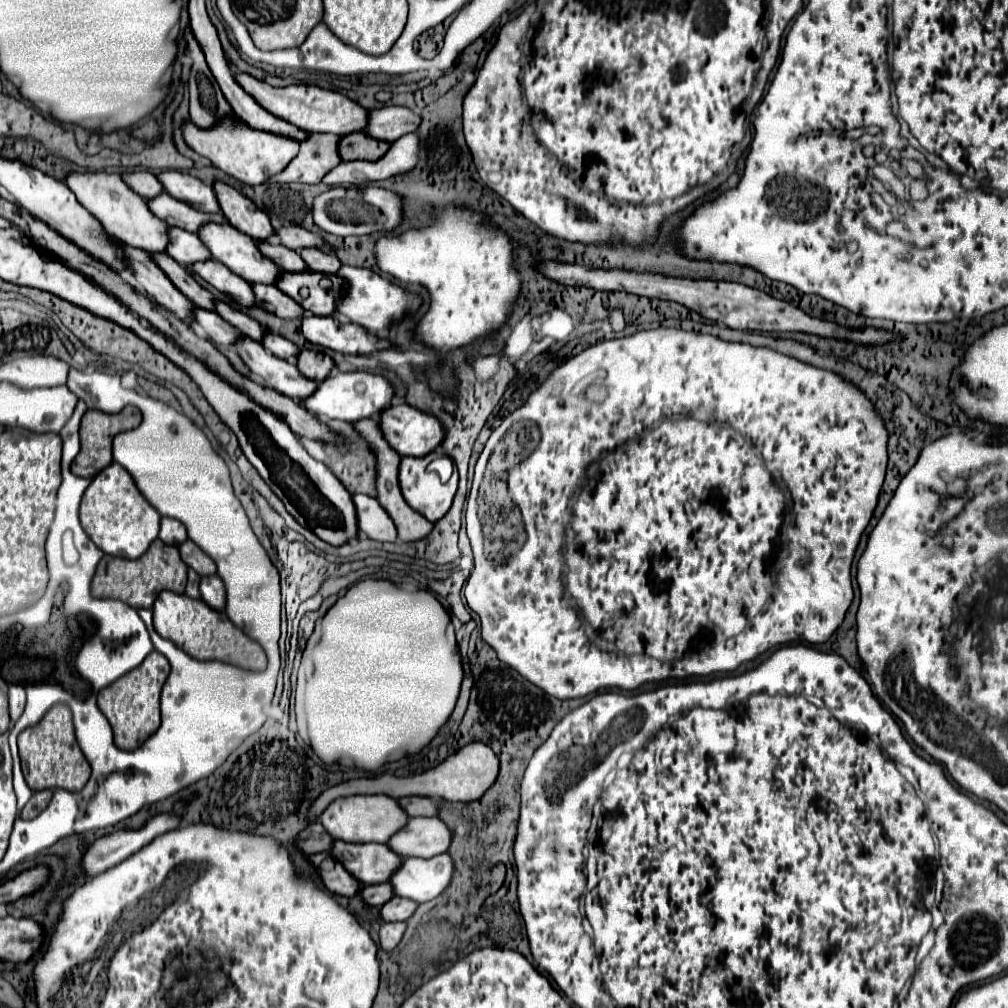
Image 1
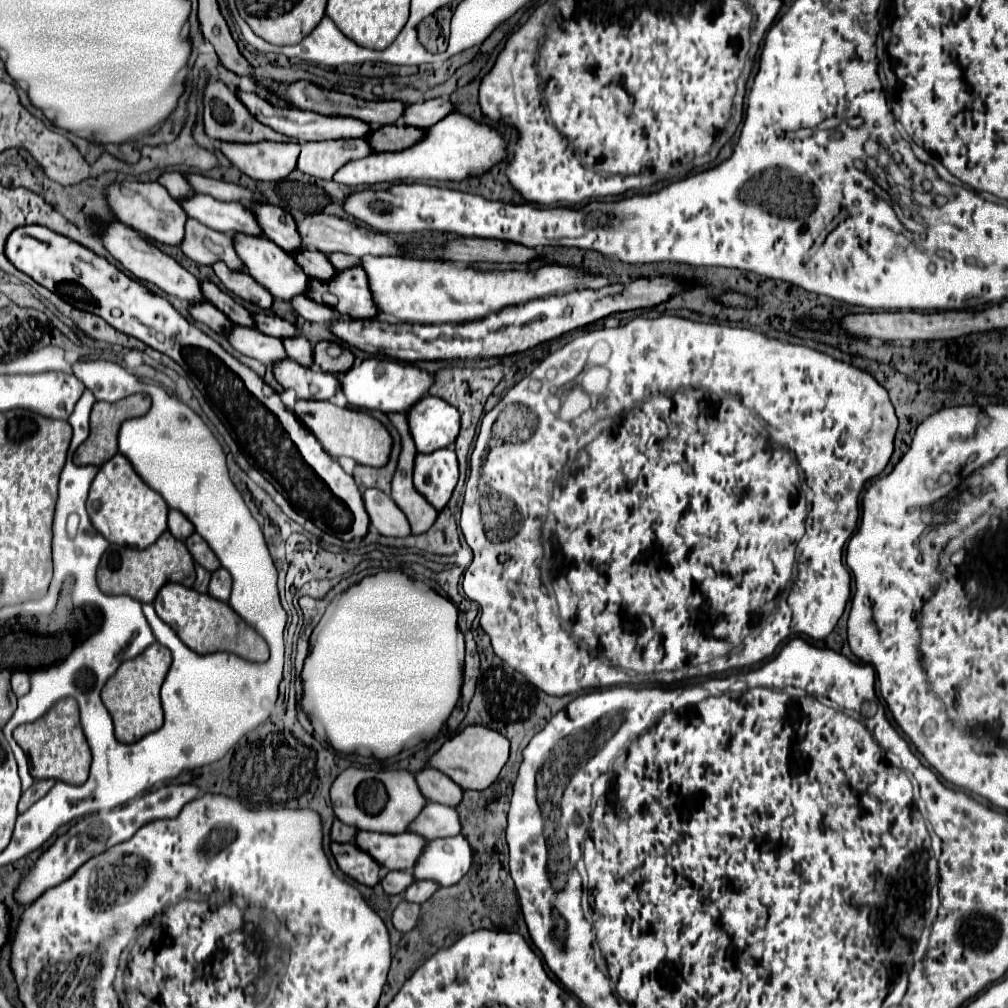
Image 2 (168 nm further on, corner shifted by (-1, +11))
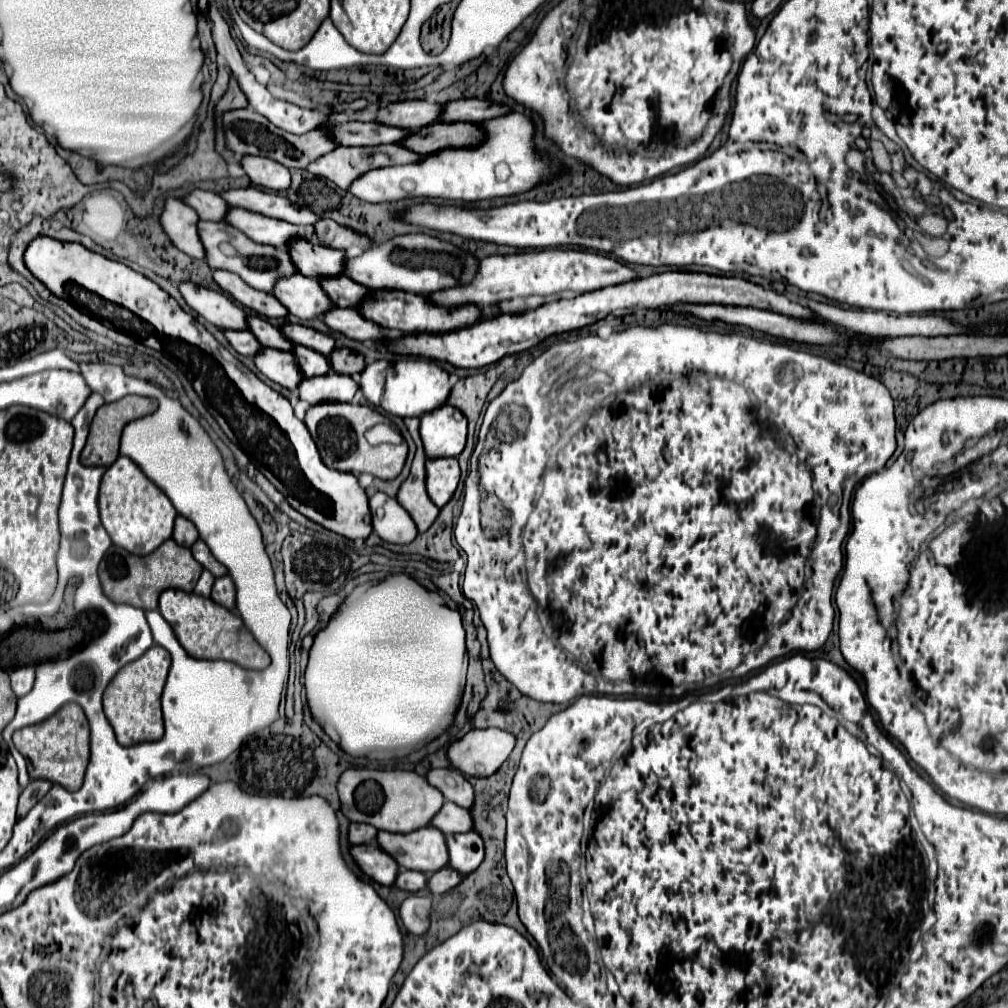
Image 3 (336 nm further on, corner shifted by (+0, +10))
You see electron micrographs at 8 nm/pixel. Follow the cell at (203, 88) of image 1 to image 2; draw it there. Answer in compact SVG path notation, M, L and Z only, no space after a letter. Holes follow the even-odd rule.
M222 81L208 83L204 91L204 127L210 139L224 141L224 143L260 143L260 141L274 141L274 143L300 143L294 137L286 137L282 133L276 133L268 125L256 121L250 111L244 107L244 103L236 97L232 89L228 89Z

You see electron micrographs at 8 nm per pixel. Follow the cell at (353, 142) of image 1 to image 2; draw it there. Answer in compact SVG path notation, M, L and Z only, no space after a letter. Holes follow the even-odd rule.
M396 123L396 125L386 125L376 129L370 137L368 143L372 145L372 151L382 153L382 151L402 151L408 149L412 145L416 145L418 141L422 141L422 137L426 135L426 129L418 129L418 127L406 127L404 123Z

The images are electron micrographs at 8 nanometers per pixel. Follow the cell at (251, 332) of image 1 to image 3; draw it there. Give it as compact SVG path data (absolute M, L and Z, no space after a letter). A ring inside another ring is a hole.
M283 324L283 326L279 326L279 330L293 344L307 346L311 350L317 350L317 352L325 354L325 356L329 356L335 350L335 340L327 334L321 334L321 332L313 330L313 328L299 326L299 324Z

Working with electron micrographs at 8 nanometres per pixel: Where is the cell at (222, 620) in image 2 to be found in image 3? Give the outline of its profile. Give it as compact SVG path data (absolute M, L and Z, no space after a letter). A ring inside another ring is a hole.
M165 590L159 596L159 612L171 624L181 646L195 658L231 660L243 668L263 670L269 666L269 654L257 644L253 634L245 628L243 620L211 598L187 594L183 590Z

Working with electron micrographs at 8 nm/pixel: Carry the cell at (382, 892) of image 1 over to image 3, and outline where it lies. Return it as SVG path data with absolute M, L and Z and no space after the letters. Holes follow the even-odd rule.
M401 870L395 880L395 886L399 890L407 890L407 892L419 892L425 888L425 884L427 884L427 876L423 872L415 872L415 870Z

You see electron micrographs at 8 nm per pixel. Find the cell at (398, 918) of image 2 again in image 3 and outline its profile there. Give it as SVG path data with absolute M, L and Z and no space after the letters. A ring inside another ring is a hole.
M409 896L399 908L399 918L407 932L425 934L429 928L429 908L431 900L427 896Z

